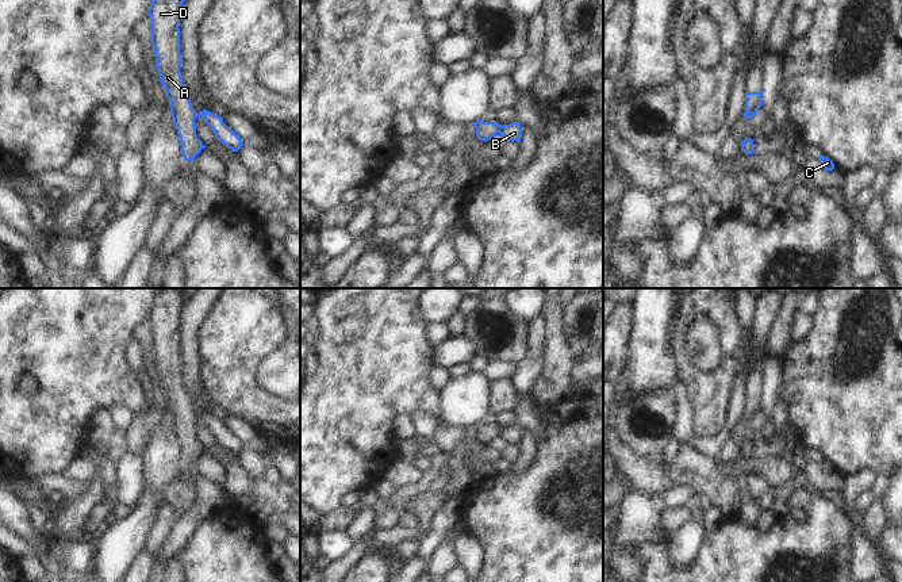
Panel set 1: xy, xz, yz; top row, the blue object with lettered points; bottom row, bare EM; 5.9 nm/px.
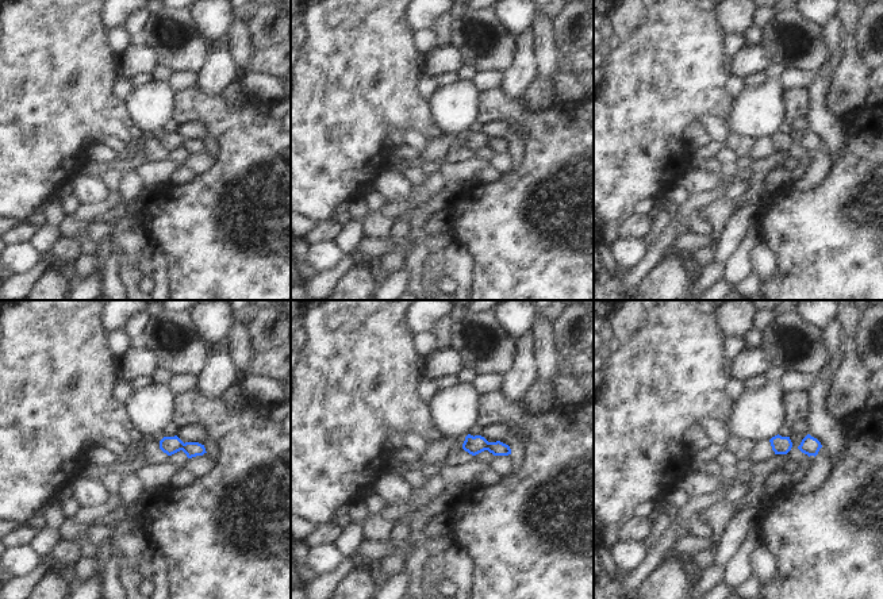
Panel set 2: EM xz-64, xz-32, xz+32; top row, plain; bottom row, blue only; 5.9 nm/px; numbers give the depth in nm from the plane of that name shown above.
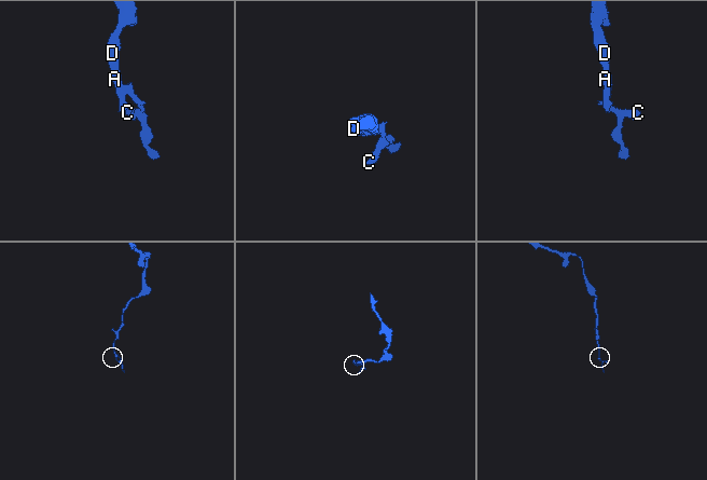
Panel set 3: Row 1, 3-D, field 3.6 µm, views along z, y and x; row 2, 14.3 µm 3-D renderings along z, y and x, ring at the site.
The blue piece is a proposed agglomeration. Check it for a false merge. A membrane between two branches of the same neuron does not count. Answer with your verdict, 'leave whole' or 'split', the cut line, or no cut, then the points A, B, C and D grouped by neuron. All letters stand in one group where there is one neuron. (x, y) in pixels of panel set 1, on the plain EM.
split | xz (501, 429), (498, 435) | A D / B C

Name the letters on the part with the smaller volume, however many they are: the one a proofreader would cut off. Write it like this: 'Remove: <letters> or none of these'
Remove: B, C.

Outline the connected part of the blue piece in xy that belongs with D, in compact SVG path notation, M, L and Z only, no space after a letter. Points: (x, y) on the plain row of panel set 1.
M156 288L147 318L151 323L151 348L160 384L169 402L172 424L177 432L181 456L185 464L206 451L196 439L195 422L188 395L183 387L180 371L180 313L184 300L177 288Z

